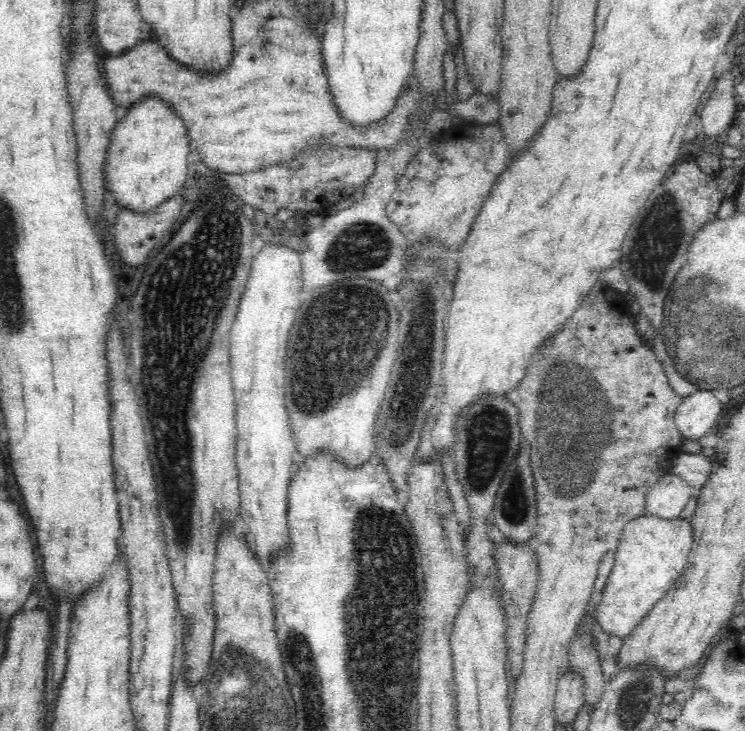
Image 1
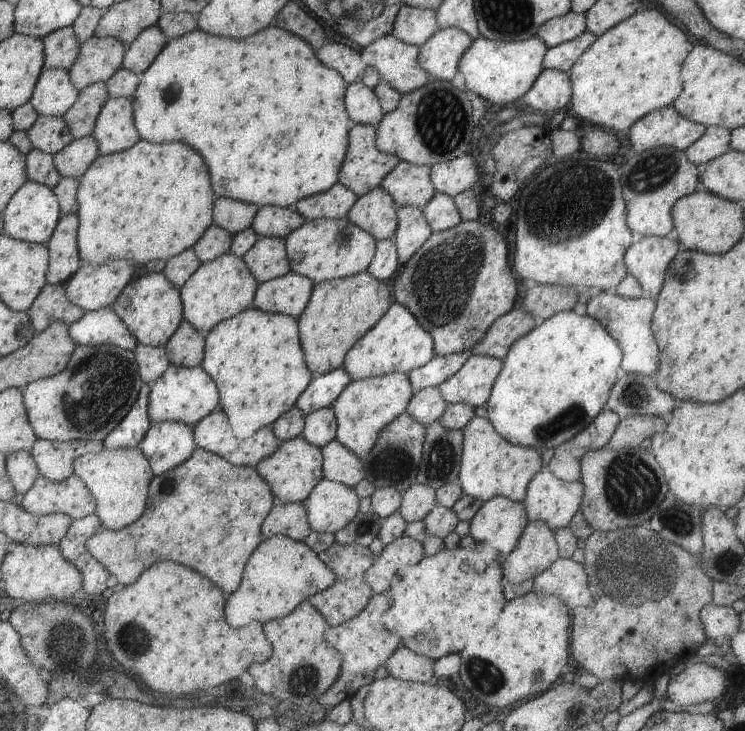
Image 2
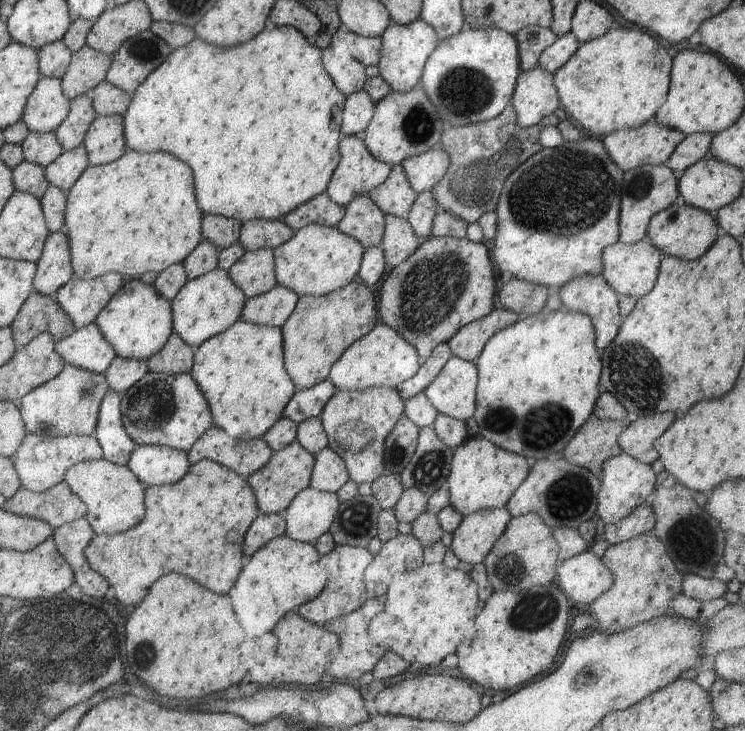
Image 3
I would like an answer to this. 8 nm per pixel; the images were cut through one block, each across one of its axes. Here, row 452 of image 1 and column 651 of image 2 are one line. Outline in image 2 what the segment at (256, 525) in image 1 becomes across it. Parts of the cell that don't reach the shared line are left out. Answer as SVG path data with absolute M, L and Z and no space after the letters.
M637 237L623 255L626 269L637 279L643 290L655 299L665 280L665 269L671 258L681 250L677 239Z

